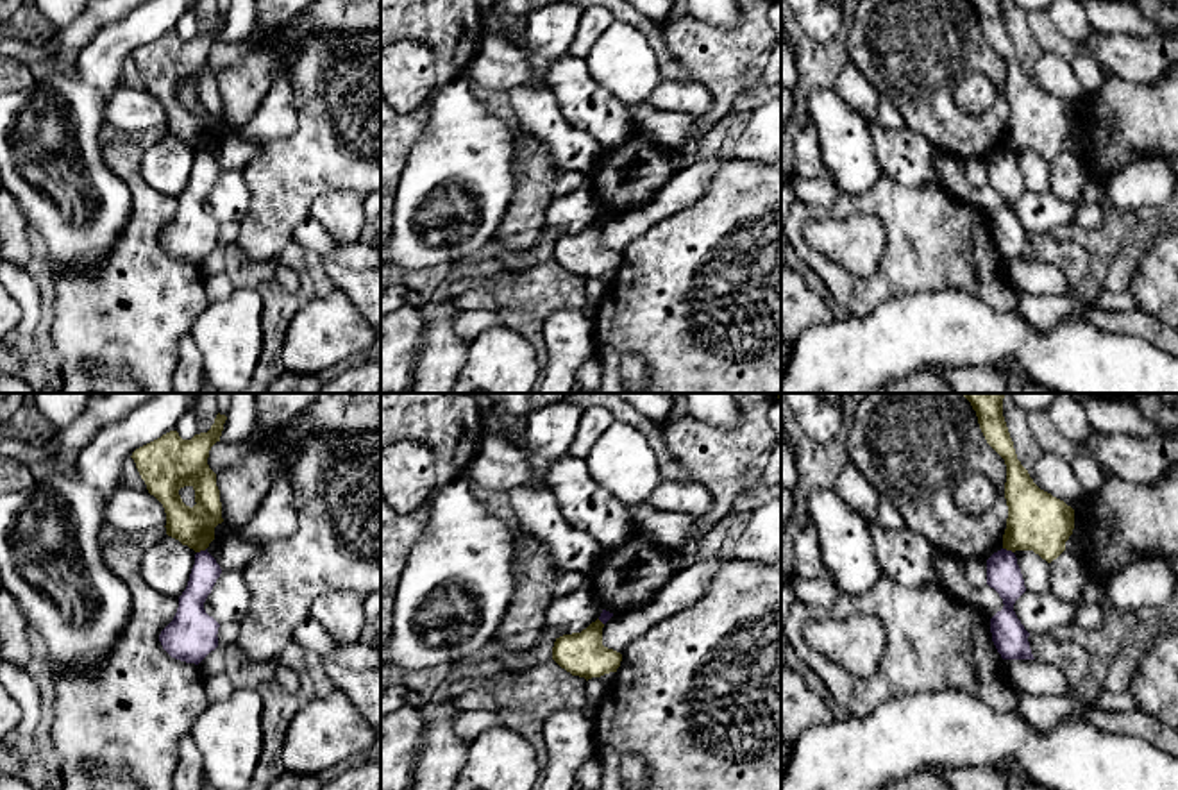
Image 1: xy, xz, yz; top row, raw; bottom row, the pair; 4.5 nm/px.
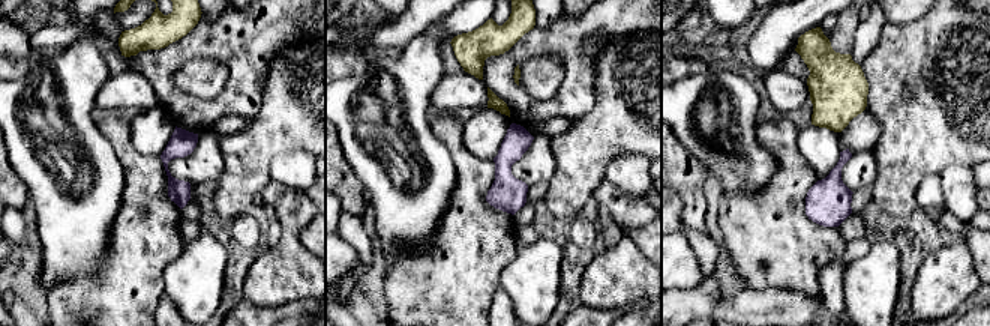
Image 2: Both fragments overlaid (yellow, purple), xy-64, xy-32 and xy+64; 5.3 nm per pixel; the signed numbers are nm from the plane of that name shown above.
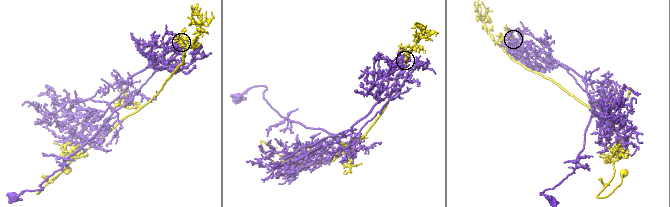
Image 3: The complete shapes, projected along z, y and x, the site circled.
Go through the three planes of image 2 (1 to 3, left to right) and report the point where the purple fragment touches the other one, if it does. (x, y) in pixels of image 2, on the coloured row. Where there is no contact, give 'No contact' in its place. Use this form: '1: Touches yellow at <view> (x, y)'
1: No contact
2: No contact
3: No contact

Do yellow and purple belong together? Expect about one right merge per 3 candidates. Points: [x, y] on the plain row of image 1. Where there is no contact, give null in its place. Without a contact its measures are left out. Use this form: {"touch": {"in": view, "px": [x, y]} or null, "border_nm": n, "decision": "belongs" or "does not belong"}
{"touch": {"in": "xy", "px": [201, 149]}, "border_nm": 50, "decision": "does not belong"}

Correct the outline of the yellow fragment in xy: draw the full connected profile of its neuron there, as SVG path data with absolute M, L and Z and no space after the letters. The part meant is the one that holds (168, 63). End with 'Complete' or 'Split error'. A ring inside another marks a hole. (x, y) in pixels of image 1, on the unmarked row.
M216 14L207 32L182 39L177 30L136 48L132 59L150 95L166 113L166 134L195 152L215 139L215 127L223 122L216 73L209 68L211 46L220 41L227 16ZM179 89L195 89L195 105L182 102Z. Complete

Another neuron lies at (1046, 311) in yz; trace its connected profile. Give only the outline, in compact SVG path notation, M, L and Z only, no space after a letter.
M1019 290L1017 302L1019 313L1031 327L1040 331L1048 331L1067 320L1085 318L1081 300L1073 293L1039 297Z

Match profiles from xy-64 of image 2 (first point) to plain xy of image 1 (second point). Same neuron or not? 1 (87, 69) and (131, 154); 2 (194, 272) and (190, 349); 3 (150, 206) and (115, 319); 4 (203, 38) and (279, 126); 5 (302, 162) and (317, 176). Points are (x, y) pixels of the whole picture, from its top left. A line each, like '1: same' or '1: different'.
1: different
2: different
3: same
4: same
5: different

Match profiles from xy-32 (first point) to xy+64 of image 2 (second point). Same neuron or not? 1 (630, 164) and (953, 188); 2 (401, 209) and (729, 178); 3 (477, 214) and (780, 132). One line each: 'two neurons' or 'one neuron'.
1: one neuron
2: one neuron
3: one neuron

